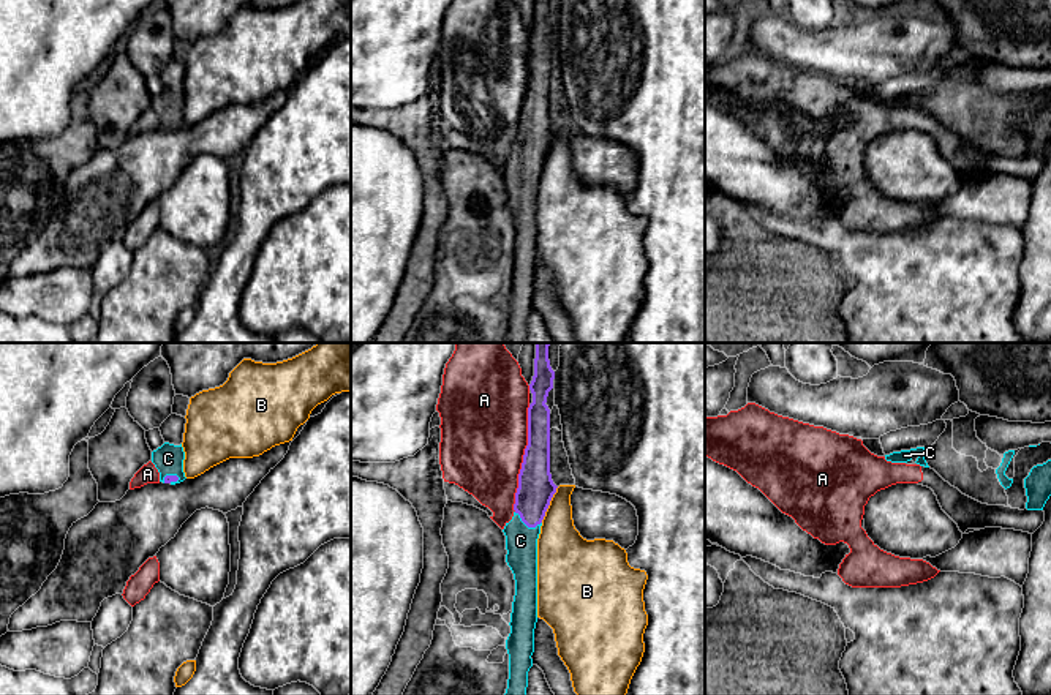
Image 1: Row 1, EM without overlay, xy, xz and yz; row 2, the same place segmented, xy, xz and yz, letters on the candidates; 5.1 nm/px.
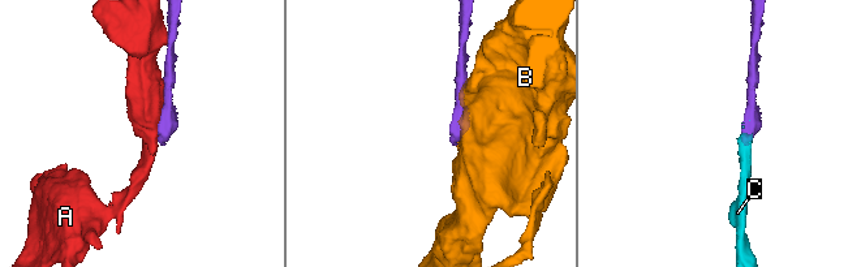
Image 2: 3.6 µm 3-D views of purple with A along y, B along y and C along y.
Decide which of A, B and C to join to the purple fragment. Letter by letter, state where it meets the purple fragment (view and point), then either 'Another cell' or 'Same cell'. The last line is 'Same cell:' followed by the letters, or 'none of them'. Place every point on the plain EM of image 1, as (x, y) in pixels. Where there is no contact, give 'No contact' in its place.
A: Touches purple at xz (523, 105). Another cell
B: Touches purple at xz (549, 150). Another cell
C: Touches purple at xz (527, 171). Same cell
Same cell: C

